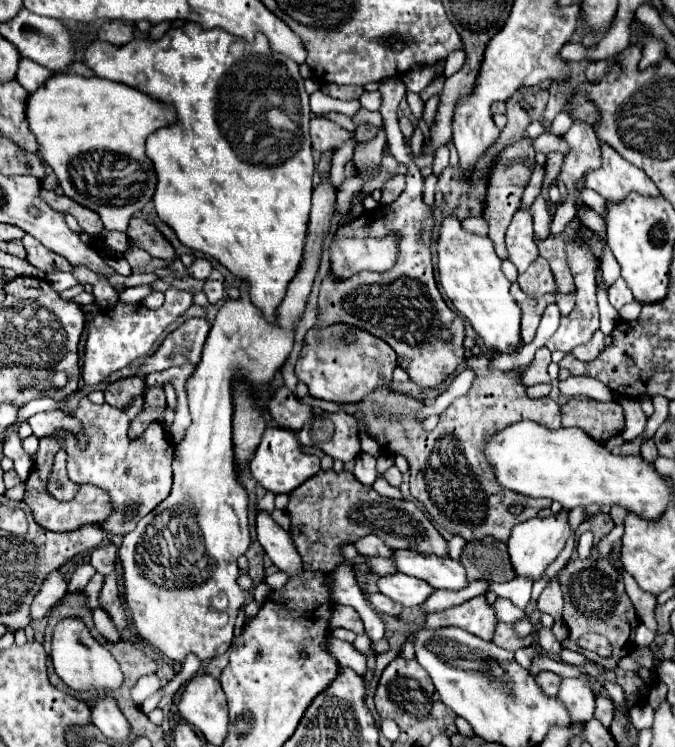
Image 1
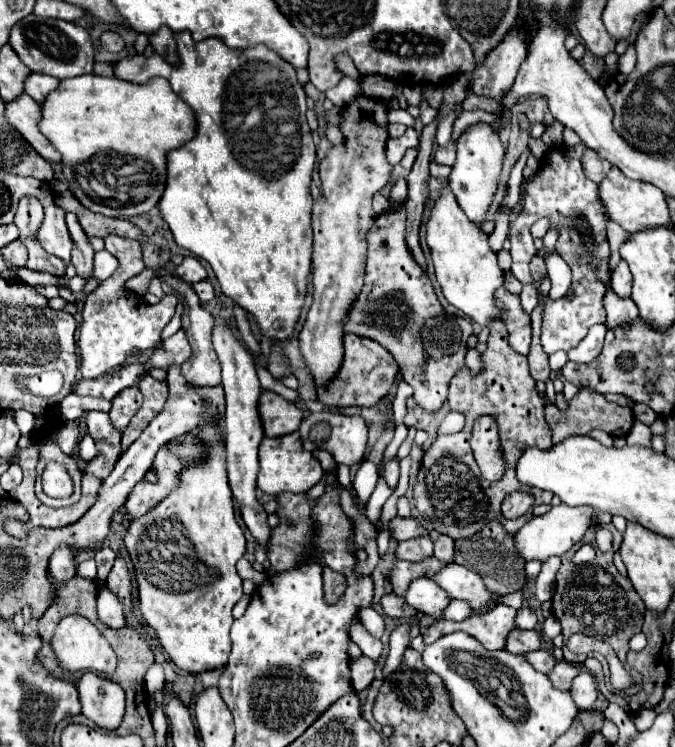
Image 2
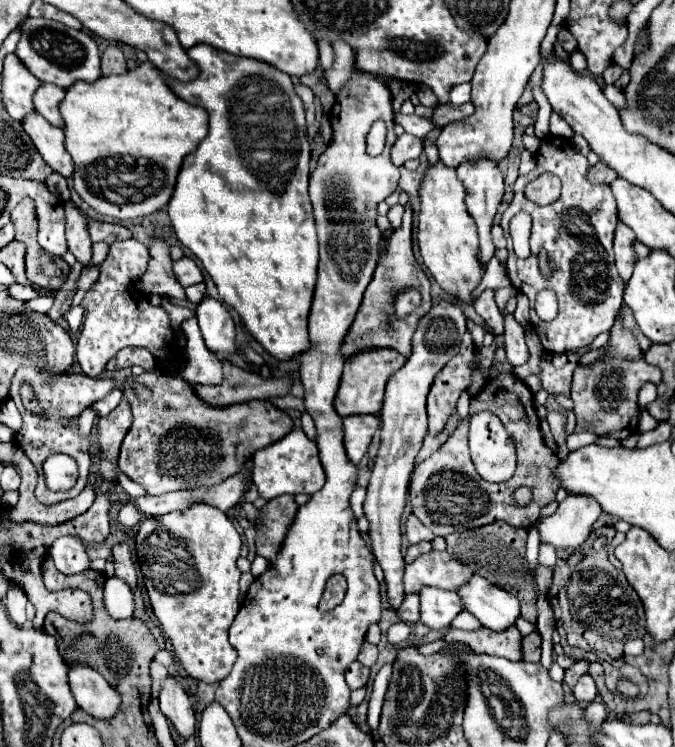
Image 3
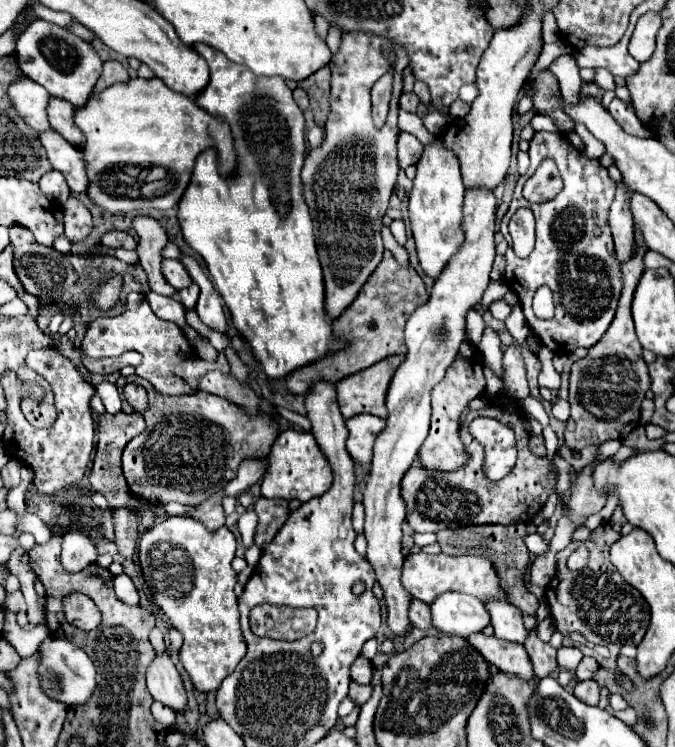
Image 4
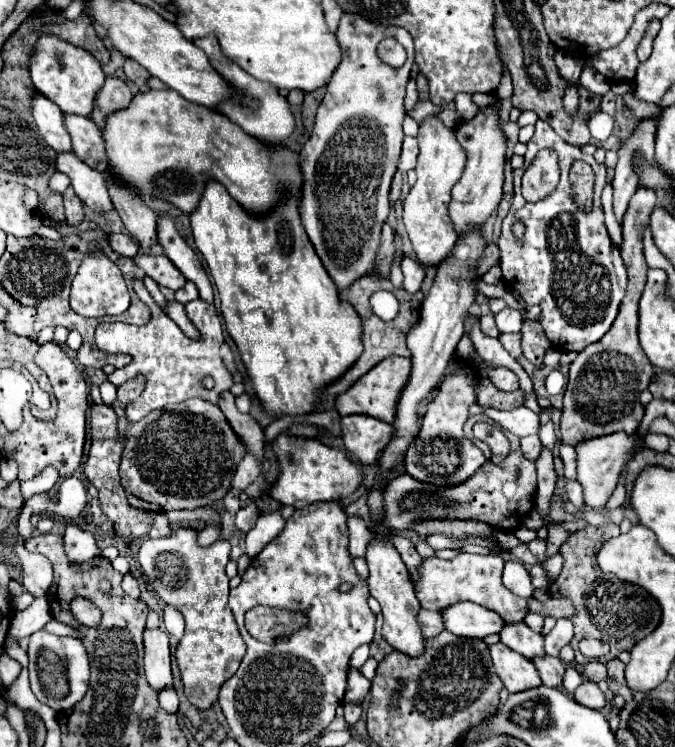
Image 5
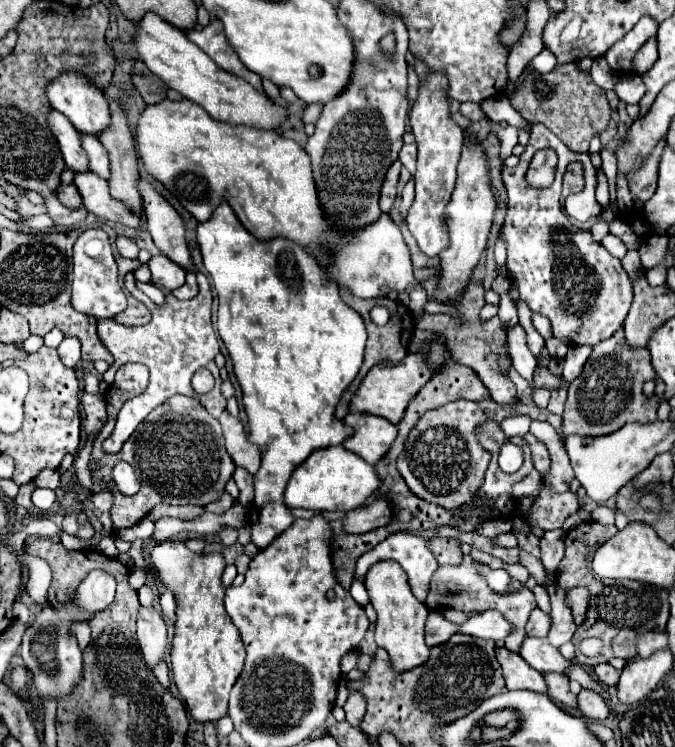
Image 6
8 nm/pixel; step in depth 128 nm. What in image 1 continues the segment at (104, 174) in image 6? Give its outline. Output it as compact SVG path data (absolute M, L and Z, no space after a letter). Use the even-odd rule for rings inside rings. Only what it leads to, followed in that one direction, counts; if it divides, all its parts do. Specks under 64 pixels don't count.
M20 60L16 80L32 94L32 92L36 92L50 76L52 76L52 70L40 68L40 64L32 64L32 60Z

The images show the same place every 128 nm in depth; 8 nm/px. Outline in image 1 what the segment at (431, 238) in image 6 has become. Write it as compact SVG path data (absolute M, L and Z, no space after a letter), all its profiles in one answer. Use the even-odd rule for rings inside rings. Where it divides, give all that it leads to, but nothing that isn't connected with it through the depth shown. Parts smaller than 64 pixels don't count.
M446 216L438 230L436 250L438 250L438 276L440 276L440 284L442 284L448 300L452 302L452 306L458 312L462 312L470 320L470 324L478 332L478 336L484 338L484 344L498 352L510 352L512 348L520 346L520 306L514 304L514 300L510 296L510 282L506 280L506 276L500 270L502 260L496 256L492 240L488 236L478 236L478 234L466 232L458 218Z

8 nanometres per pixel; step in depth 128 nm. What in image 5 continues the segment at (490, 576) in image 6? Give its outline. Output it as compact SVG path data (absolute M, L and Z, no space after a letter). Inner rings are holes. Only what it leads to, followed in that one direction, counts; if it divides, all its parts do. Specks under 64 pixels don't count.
M506 562L504 564L504 574L502 574L502 584L514 592L516 596L530 598L534 592L534 586L530 584L528 570L520 562Z

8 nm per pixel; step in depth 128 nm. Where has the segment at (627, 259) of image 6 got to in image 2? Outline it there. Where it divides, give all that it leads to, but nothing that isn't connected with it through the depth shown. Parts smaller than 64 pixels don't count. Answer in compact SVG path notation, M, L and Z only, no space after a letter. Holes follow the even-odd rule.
M580 388L578 394L570 400L568 404L568 412L560 412L554 404L550 404L544 410L544 418L552 430L552 442L560 444L562 440L566 440L568 436L576 436L576 434L588 434L594 428L600 428L604 432L608 432L610 436L626 436L634 424L634 414L630 408L622 408L618 404L612 404L604 398L604 394L592 390L592 388Z

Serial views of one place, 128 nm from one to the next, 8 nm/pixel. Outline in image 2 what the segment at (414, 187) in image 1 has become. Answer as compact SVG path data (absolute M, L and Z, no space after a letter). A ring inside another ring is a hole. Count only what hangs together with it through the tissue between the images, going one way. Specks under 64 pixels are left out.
M406 208L388 210L386 214L374 220L374 226L368 232L368 268L364 278L364 288L348 314L348 322L344 326L346 332L372 338L382 344L396 358L404 380L414 388L414 400L426 412L438 412L448 398L448 384L458 370L462 370L466 356L466 340L472 334L472 324L466 318L456 318L462 328L462 346L456 354L446 356L444 360L428 360L424 356L424 348L420 346L420 330L424 322L436 314L442 314L442 306L434 294L430 278L426 272L416 268L412 254L408 254L404 240L404 220Z

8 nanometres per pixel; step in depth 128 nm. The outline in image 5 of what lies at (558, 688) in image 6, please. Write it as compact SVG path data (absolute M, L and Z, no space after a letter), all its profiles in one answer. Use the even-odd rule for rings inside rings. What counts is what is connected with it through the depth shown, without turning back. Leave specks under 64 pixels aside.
M544 656L544 658L540 658L540 660L534 660L534 666L536 666L536 670L540 672L542 684L546 684L546 686L550 686L550 688L560 688L560 686L562 686L562 678L564 678L566 666L562 666L560 658Z

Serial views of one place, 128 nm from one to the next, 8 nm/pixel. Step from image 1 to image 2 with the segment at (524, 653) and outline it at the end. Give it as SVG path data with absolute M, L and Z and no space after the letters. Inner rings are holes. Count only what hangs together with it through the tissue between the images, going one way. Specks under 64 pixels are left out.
M536 650L536 652L528 654L526 660L528 660L536 670L540 670L540 672L544 672L544 674L548 674L548 672L554 668L554 664L556 664L556 658L554 658L550 652L546 652L546 650Z

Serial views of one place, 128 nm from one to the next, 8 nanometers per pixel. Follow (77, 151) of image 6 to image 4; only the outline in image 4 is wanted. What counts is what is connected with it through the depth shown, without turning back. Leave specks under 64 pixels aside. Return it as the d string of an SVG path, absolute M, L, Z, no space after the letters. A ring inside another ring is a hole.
M20 78L14 84L10 84L8 96L28 126L32 126L36 132L52 130L46 114L50 98L40 84L28 78Z

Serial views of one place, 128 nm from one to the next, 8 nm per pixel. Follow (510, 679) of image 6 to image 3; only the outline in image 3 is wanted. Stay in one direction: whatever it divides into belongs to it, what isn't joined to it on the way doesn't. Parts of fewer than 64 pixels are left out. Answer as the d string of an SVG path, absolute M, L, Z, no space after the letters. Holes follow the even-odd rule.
M450 628L444 642L462 642L478 654L502 656L508 660L522 660L522 634L518 628L508 628L508 632L492 632L490 628L480 630L456 630Z

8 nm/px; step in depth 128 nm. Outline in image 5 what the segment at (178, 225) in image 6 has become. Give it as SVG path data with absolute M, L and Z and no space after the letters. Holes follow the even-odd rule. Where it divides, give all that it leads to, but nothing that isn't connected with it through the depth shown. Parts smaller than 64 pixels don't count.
M160 216L158 218L158 244L164 248L164 254L172 260L172 264L198 286L200 298L214 302L214 292L212 292L212 284L208 280L208 274L202 266L202 262L198 260L198 256L194 254L194 250L182 240L182 236L178 234L174 222L170 216Z

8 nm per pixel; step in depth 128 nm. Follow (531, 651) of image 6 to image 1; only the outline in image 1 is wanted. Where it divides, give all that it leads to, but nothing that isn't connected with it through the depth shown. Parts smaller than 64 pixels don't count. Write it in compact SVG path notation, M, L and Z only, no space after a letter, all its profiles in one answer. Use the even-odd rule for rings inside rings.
M394 550L392 560L396 562L398 570L426 580L436 590L462 590L468 586L466 570L458 560L422 554L416 550Z

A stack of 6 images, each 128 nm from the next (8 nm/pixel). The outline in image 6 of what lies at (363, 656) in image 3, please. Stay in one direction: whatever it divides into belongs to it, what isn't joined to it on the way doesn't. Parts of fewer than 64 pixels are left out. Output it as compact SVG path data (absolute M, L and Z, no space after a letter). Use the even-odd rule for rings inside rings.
M350 690L350 698L344 704L344 712L346 712L346 722L356 728L364 716L364 698L354 690Z

